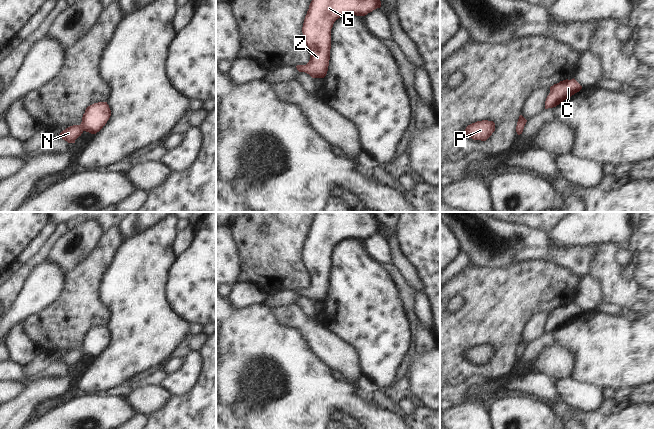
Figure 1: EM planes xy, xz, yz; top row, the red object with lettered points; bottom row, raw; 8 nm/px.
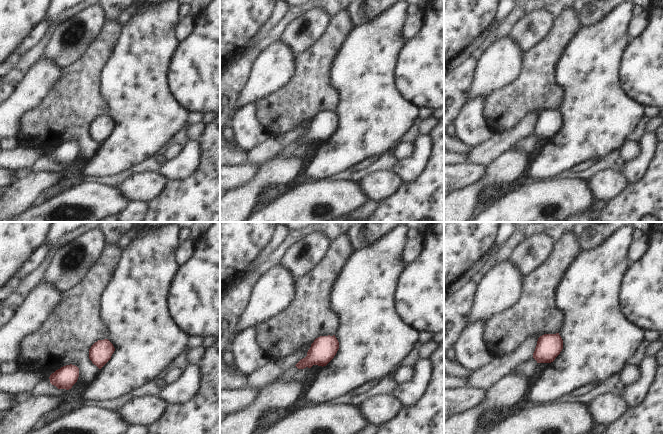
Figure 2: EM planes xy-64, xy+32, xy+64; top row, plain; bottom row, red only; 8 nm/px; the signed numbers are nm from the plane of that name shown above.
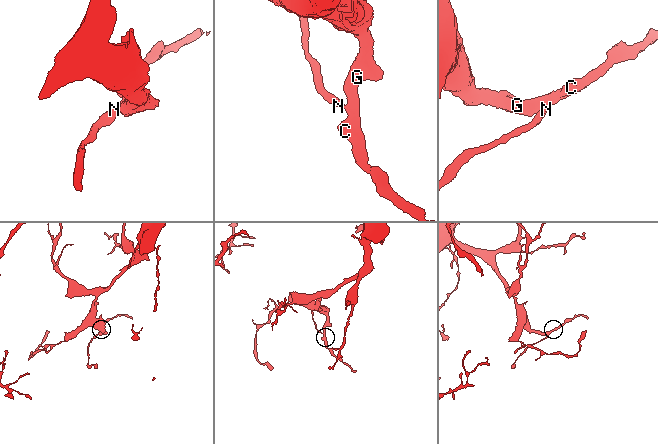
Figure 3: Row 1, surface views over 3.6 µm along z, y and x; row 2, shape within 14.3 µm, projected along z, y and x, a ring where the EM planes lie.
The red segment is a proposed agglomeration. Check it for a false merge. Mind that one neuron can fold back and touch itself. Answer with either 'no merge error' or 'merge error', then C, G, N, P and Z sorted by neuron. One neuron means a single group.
no merge error | C G N P Z

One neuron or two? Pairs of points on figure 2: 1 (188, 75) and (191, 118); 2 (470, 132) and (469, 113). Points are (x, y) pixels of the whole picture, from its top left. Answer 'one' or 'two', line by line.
1: two
2: one

